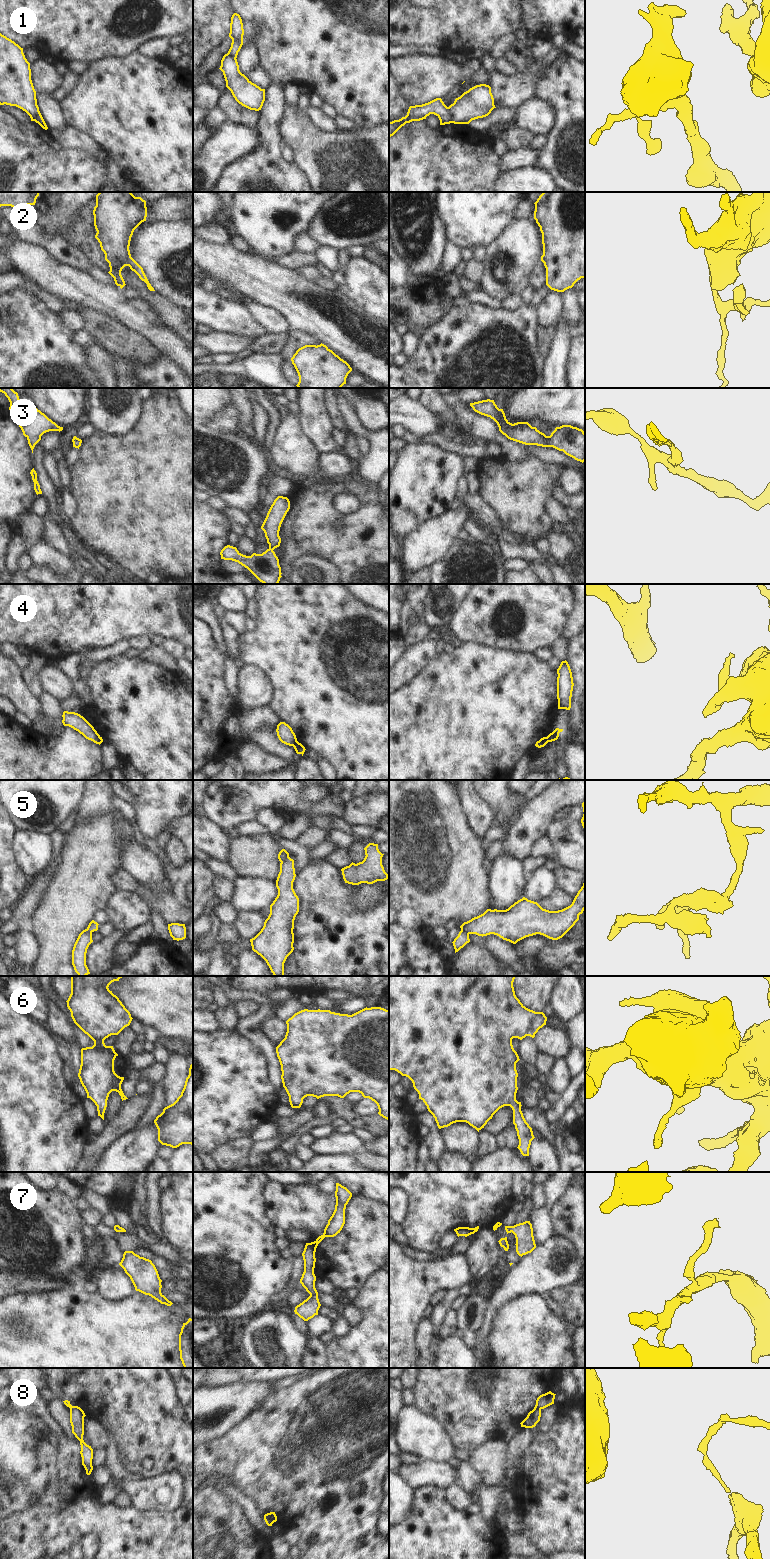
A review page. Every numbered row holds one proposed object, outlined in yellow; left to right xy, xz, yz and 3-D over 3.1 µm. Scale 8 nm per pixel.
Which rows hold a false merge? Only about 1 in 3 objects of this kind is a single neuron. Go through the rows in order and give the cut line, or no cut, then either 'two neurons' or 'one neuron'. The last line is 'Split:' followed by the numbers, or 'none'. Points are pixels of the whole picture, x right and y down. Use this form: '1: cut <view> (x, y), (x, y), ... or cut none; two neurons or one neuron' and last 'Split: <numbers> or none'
1: cut yz (448, 107), (453, 122); two neurons
2: cut xy (130, 254), (126, 258), (127, 265); two neurons
3: cut none; one neuron
4: cut xz (296, 740), (293, 746); two neurons
5: cut xz (288, 853), (281, 862); two neurons
6: cut none; one neuron
7: cut none; one neuron
8: cut yz (535, 1406), (540, 1409); two neurons
Split: 1, 2, 4, 5, 8

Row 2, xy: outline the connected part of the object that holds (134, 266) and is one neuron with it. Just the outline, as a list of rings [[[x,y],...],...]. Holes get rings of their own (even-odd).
[[[131,255],[126,258],[126,261],[127,261],[130,269],[132,271],[134,271],[139,276],[139,278],[147,284],[148,289],[150,291],[155,291],[154,288],[149,283],[149,281],[143,271],[143,268],[131,257]]]

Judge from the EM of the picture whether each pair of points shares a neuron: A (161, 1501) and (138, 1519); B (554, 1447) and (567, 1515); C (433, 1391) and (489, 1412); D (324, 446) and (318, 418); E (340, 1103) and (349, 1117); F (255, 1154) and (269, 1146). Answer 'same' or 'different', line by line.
A: different
B: same
C: same
D: same
E: same
F: same

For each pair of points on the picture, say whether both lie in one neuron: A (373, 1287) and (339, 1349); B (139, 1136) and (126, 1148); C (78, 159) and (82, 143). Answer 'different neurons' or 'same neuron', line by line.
A: same neuron
B: same neuron
C: different neurons

